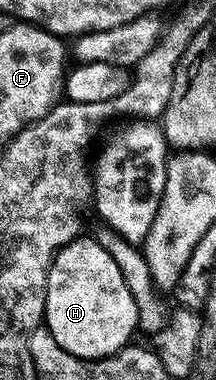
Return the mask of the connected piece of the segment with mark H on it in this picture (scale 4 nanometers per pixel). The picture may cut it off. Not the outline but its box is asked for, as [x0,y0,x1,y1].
[43,238,137,360]

